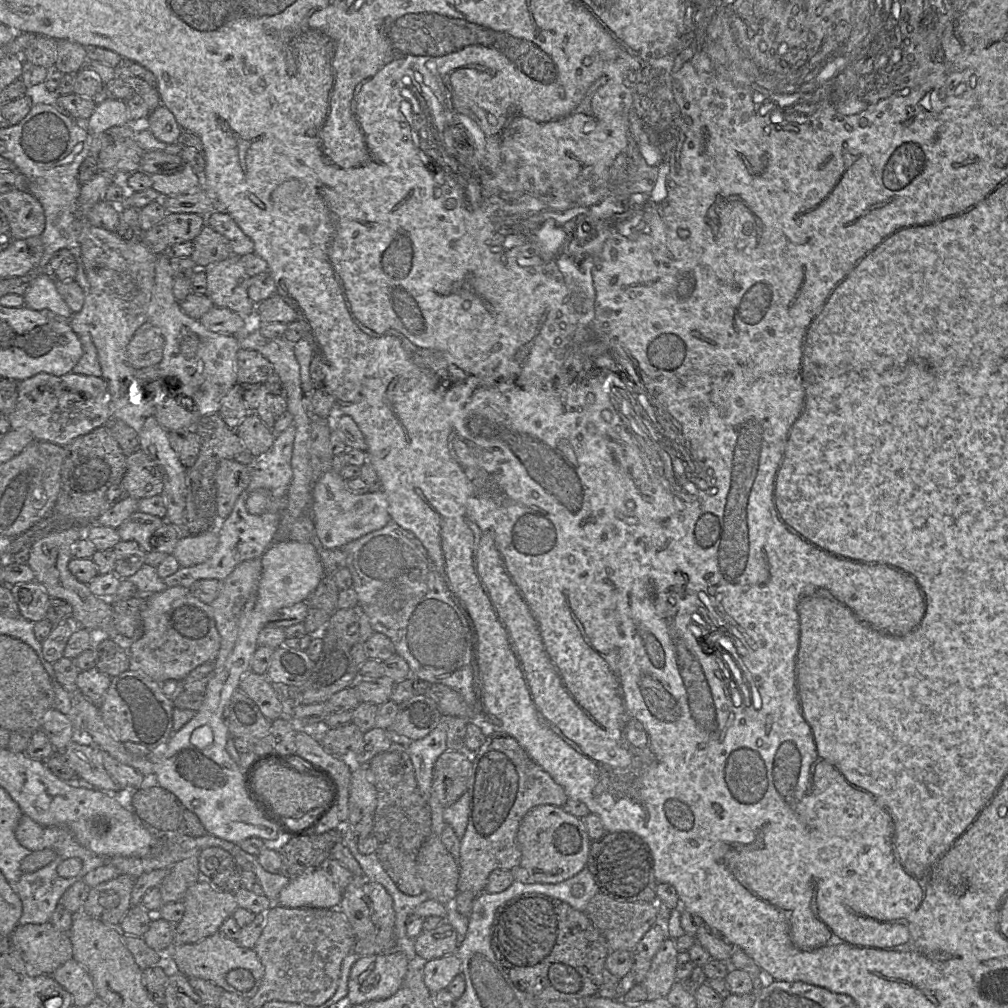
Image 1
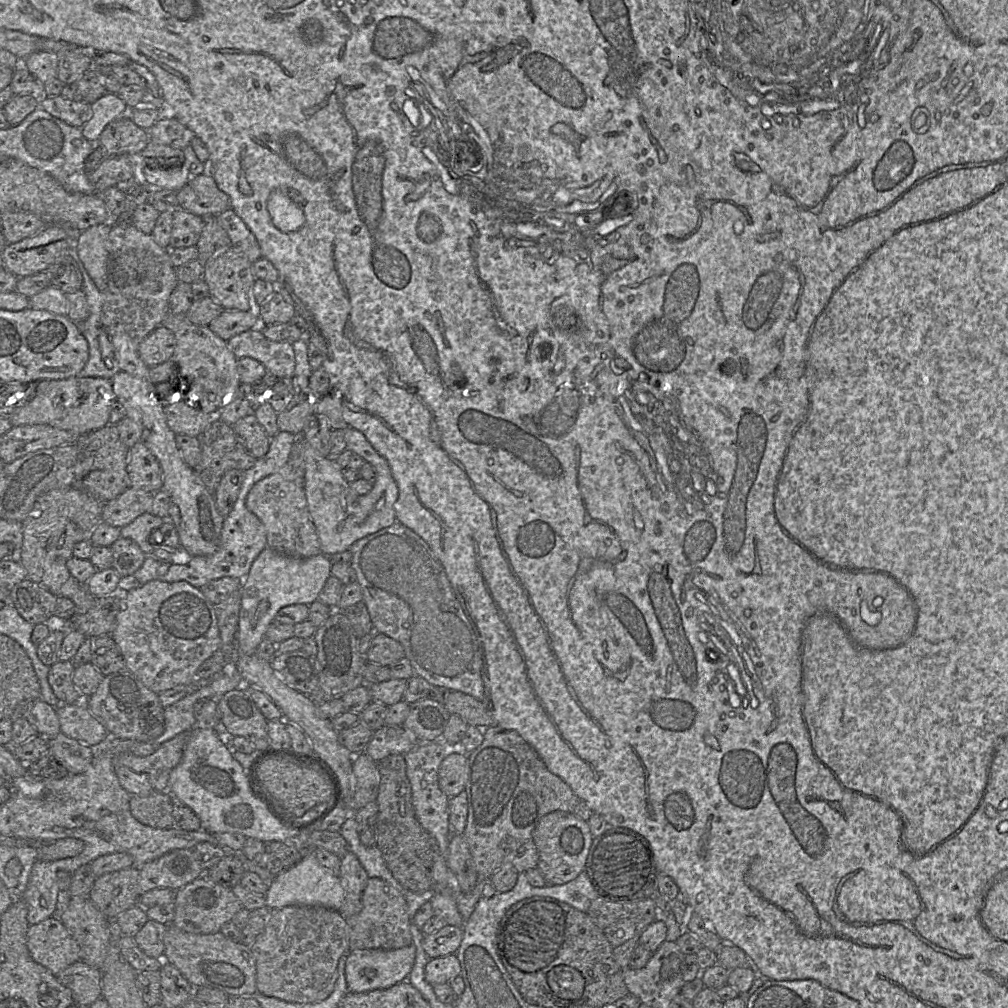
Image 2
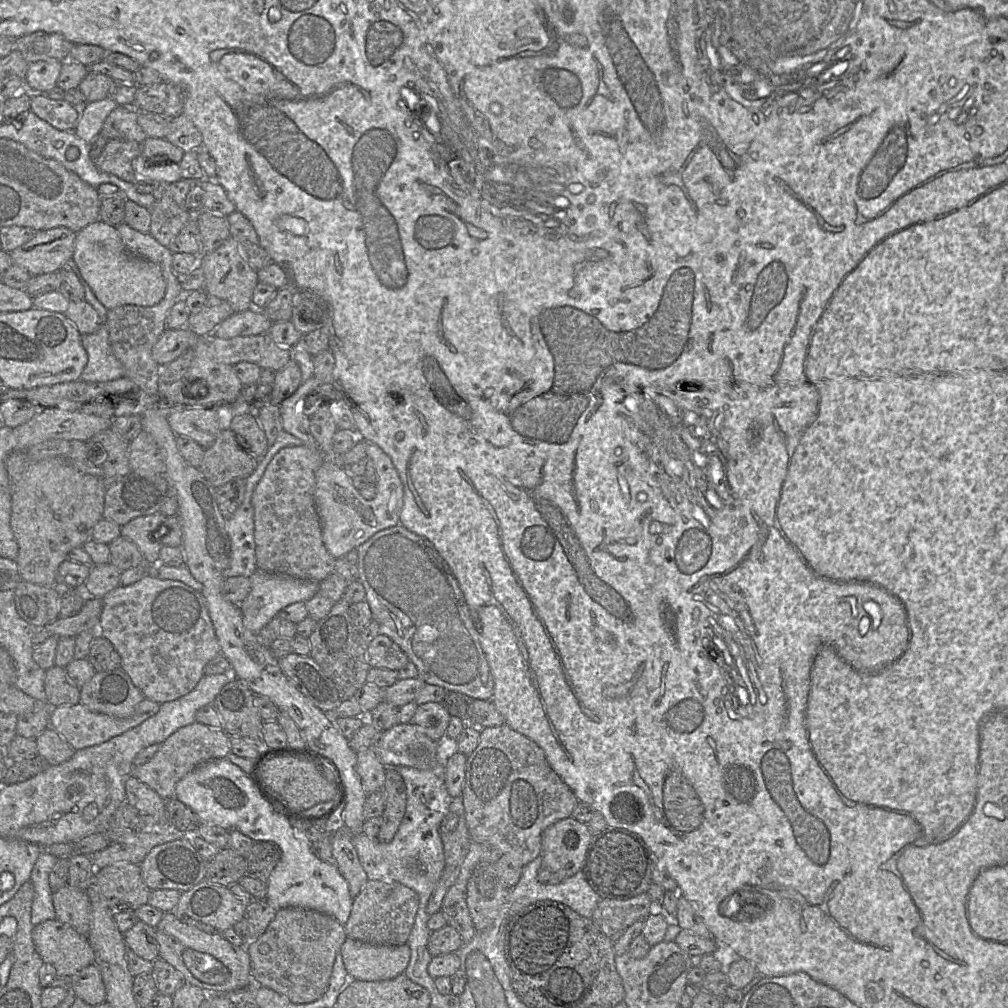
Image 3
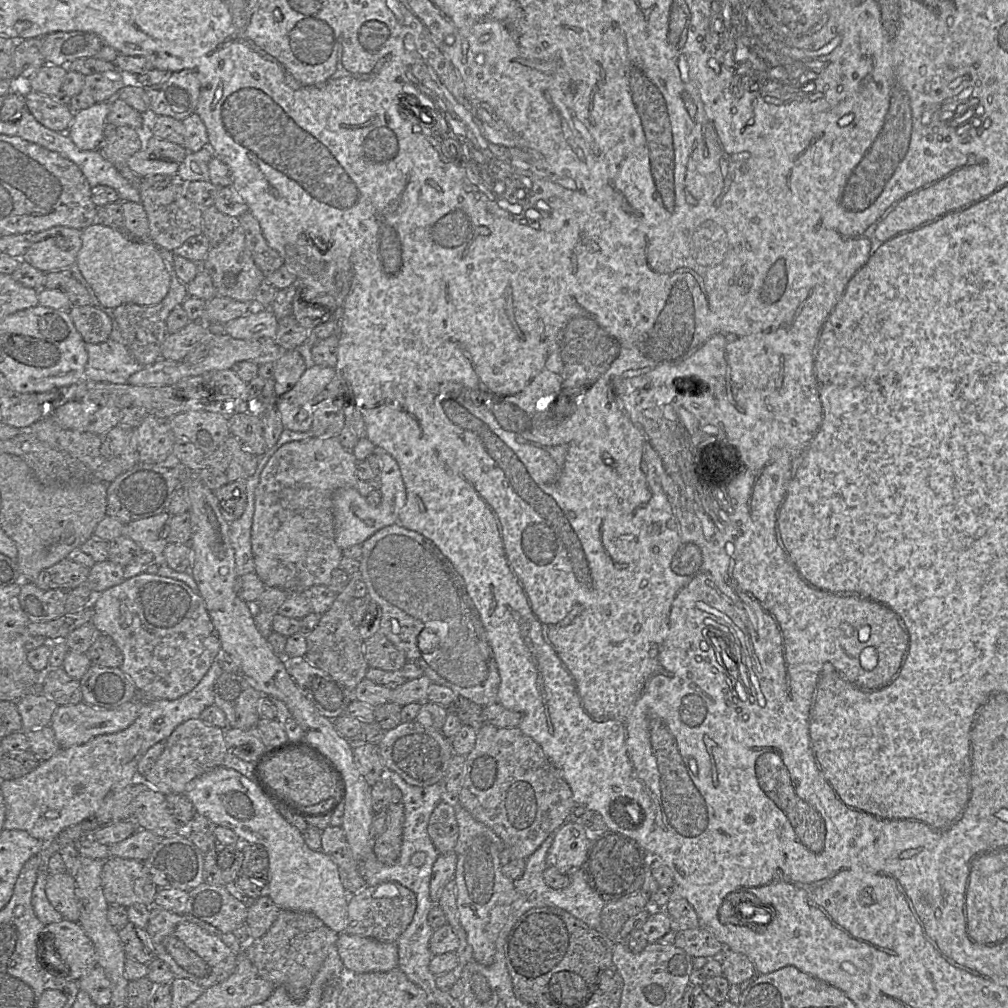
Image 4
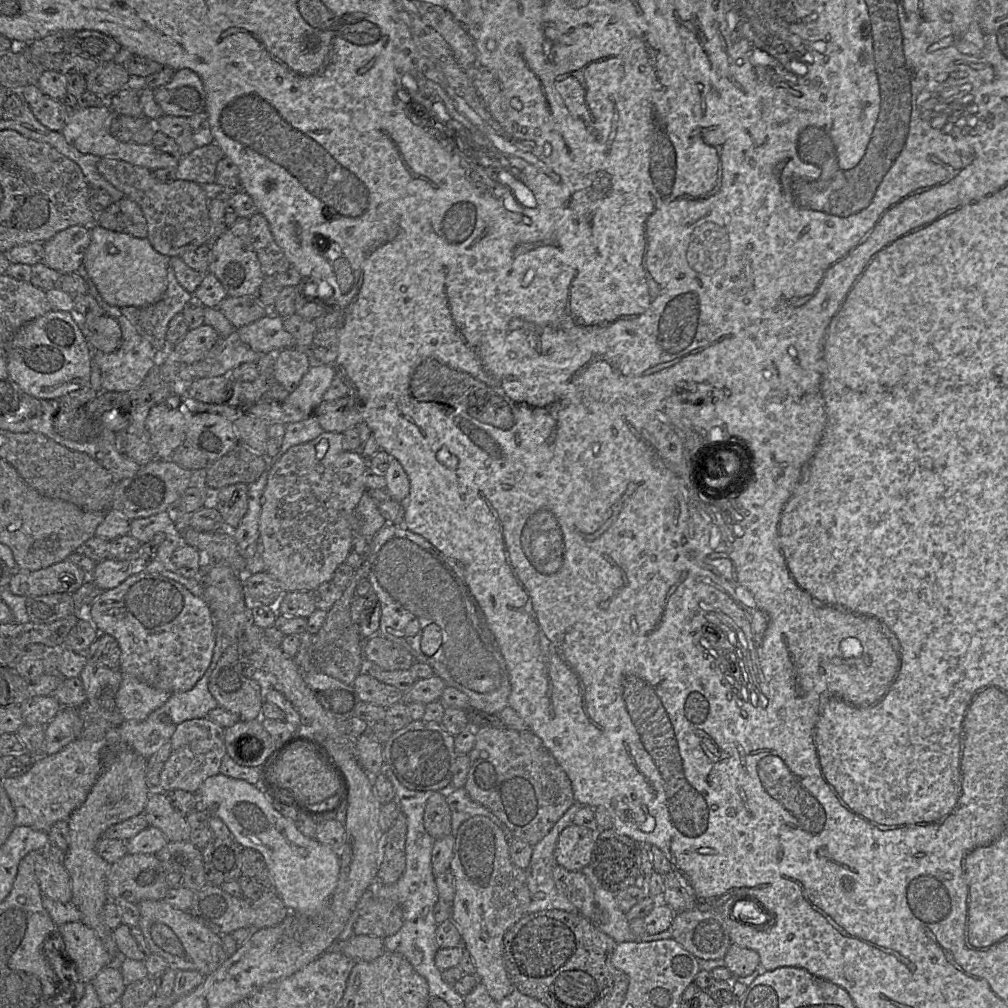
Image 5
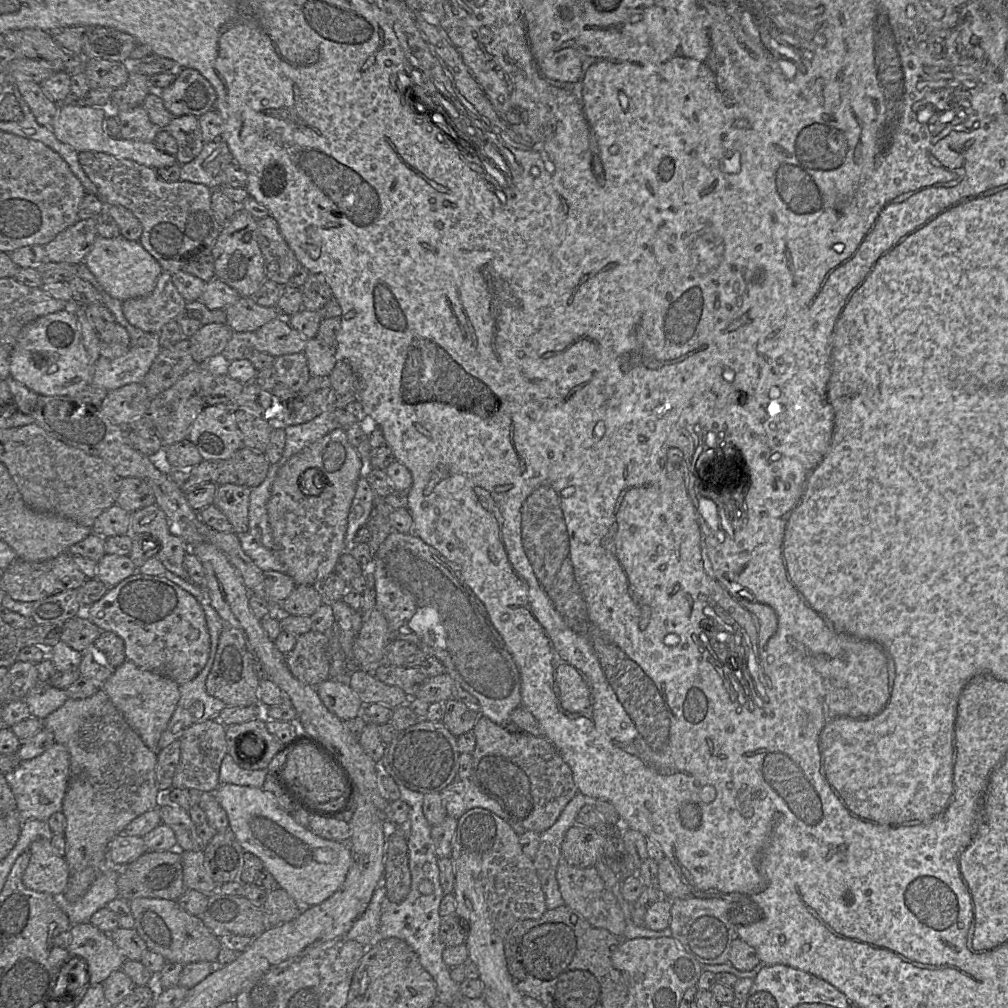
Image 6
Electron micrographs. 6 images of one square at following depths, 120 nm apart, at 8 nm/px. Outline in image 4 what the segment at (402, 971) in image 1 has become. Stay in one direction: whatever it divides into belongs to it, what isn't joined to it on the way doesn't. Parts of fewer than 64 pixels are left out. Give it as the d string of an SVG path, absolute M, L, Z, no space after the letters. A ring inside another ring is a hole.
M342 932L336 947L346 973L386 972L398 967L396 943Z

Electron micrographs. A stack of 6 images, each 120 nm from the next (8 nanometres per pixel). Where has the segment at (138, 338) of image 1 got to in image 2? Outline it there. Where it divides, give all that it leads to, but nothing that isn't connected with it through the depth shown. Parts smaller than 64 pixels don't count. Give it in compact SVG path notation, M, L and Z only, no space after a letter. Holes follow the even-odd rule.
M160 325L142 340L138 351L142 361L148 367L153 367L170 360L175 346L173 332Z

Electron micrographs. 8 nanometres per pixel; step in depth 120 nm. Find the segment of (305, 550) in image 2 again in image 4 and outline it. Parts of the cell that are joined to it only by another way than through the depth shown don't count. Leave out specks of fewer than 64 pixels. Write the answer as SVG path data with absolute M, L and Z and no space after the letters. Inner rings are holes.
M312 437L284 444L263 469L256 489L252 525L255 573L266 587L302 593L313 586L328 586L332 572L339 568L343 550L335 541L333 495L341 488L357 488L358 460L342 447L337 437Z

